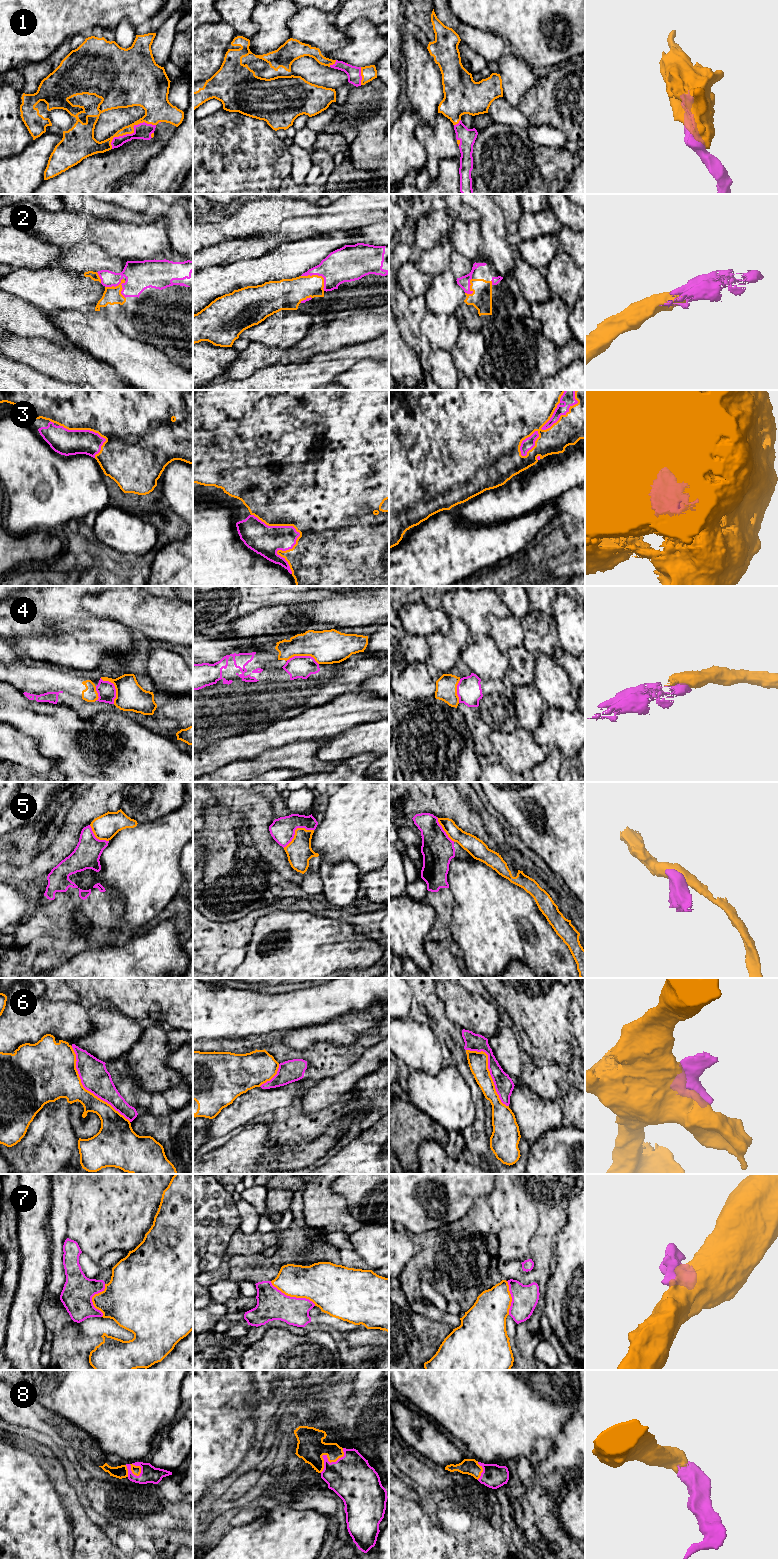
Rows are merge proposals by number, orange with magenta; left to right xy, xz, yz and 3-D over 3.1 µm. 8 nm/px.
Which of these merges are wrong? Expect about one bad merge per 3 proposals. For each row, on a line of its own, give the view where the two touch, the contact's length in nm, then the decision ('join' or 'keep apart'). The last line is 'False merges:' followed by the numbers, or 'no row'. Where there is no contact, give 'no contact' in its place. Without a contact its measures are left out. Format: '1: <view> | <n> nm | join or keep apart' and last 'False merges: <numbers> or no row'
1: xy | 400 nm | join
2: xy | 190 nm | join
3: xz | 600 nm | join
4: xz | 260 nm | keep apart
5: xz | 280 nm | keep apart
6: xy | 750 nm | keep apart
7: xz | 420 nm | keep apart
8: xz | 280 nm | join
False merges: 4, 5, 6, 7

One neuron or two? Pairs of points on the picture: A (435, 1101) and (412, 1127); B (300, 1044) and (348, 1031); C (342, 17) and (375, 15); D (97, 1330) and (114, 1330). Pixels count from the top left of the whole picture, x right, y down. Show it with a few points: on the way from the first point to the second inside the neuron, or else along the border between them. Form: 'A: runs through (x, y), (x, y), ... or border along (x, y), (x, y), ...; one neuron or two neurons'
A: border along (410, 1100), (443, 1127); two neurons
B: runs through (312, 1034), (336, 1031); one neuron
C: runs through (350, 12), (367, 12); one neuron
D: runs through (101, 1329), (110, 1329); one neuron

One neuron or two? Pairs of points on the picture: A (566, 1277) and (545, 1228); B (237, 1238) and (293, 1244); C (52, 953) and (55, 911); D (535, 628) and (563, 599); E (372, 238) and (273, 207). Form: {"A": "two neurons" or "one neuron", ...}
{"A": "two neurons", "B": "two neurons", "C": "one neuron", "D": "two neurons", "E": "two neurons"}

